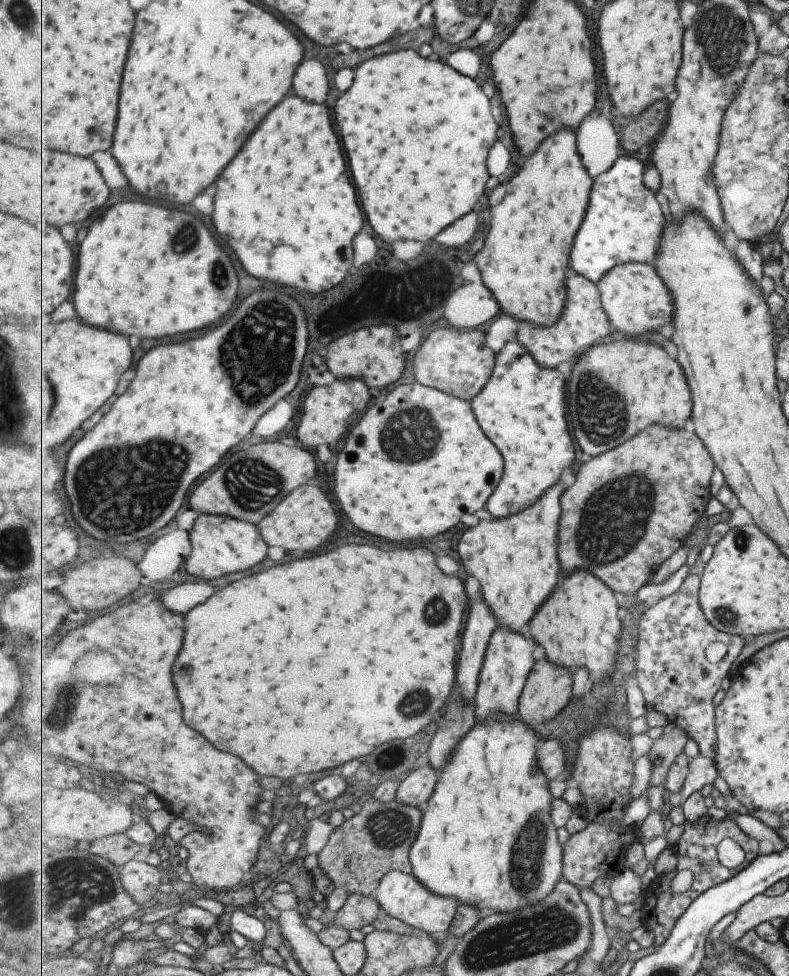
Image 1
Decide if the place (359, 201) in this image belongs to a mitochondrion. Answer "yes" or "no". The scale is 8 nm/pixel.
no

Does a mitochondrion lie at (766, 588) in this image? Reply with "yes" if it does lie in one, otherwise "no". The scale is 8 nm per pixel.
no

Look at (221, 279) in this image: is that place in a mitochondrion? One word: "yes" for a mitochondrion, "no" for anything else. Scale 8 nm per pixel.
yes

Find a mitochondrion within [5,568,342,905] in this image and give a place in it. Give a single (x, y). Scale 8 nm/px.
(74, 875)

